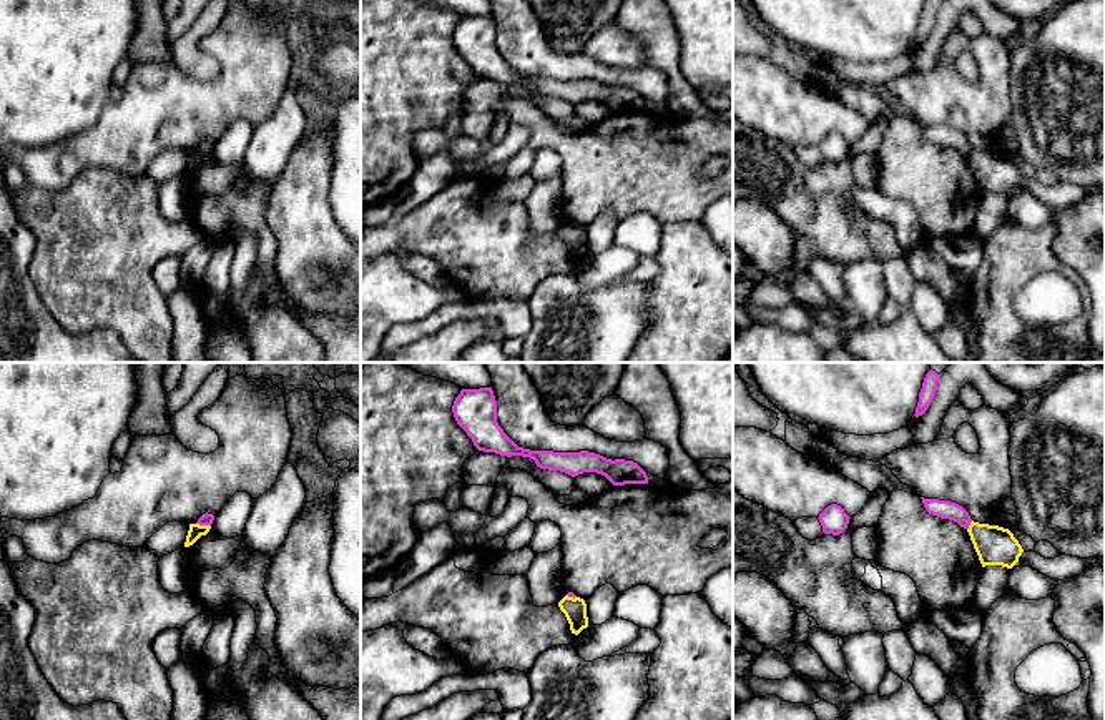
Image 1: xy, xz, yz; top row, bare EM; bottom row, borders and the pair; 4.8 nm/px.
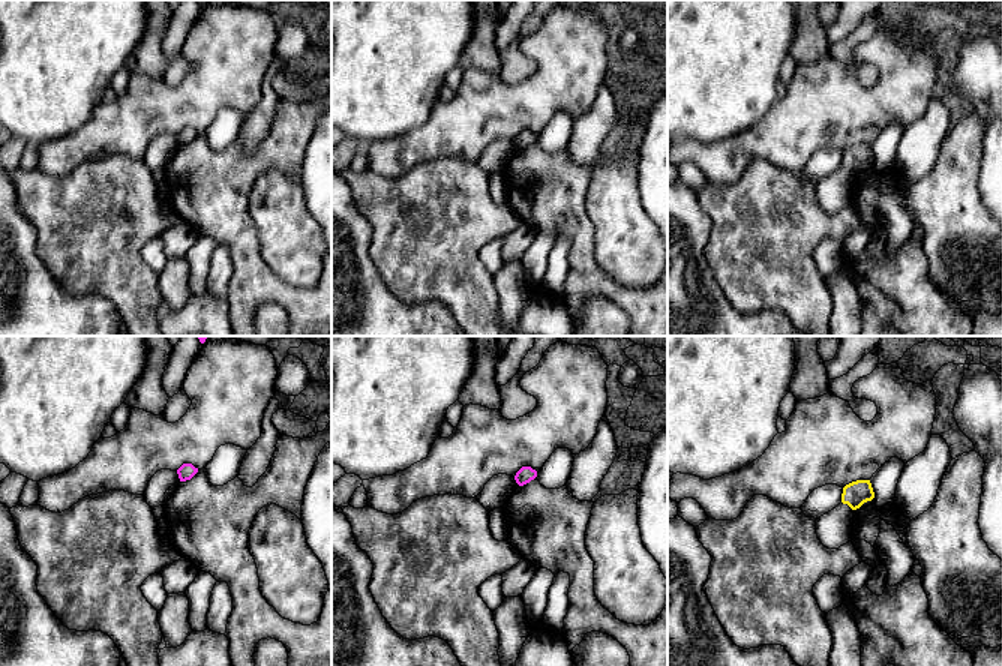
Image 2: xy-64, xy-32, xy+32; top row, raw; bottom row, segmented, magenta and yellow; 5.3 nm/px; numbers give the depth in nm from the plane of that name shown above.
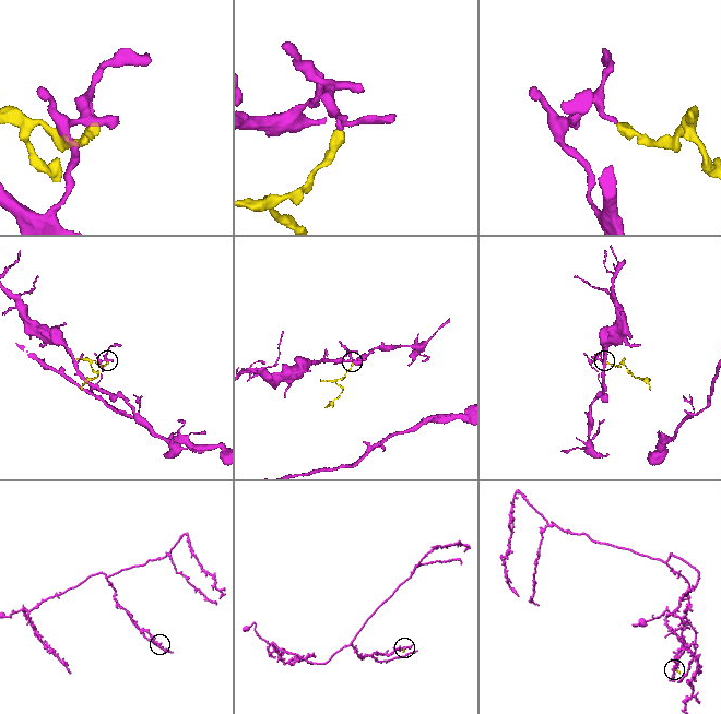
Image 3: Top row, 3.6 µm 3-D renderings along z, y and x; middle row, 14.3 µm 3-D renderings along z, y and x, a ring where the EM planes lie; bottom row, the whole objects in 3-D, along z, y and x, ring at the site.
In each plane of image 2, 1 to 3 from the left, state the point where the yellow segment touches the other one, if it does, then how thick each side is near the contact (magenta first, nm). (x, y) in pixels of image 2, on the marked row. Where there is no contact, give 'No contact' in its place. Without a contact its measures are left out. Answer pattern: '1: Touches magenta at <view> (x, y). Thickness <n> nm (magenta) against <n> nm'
1: No contact
2: No contact
3: No contact

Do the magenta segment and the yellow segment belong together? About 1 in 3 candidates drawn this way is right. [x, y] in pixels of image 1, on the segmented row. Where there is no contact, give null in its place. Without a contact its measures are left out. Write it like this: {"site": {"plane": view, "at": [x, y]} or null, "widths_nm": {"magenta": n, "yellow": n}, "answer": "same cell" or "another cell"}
{"site": {"plane": "xy", "at": [203, 524]}, "widths_nm": {"magenta": 60, "yellow": 70}, "answer": "another cell"}

